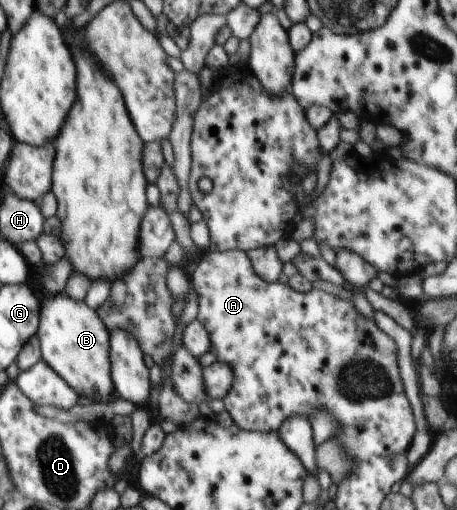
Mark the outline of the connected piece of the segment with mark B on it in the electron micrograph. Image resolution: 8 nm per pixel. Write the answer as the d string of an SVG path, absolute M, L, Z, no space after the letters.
M65 294L51 295L45 303L40 302L39 339L42 360L45 361L75 392L81 397L93 398L95 403L107 405L116 393L111 376L110 334L96 311L91 310L86 302L79 302Z

